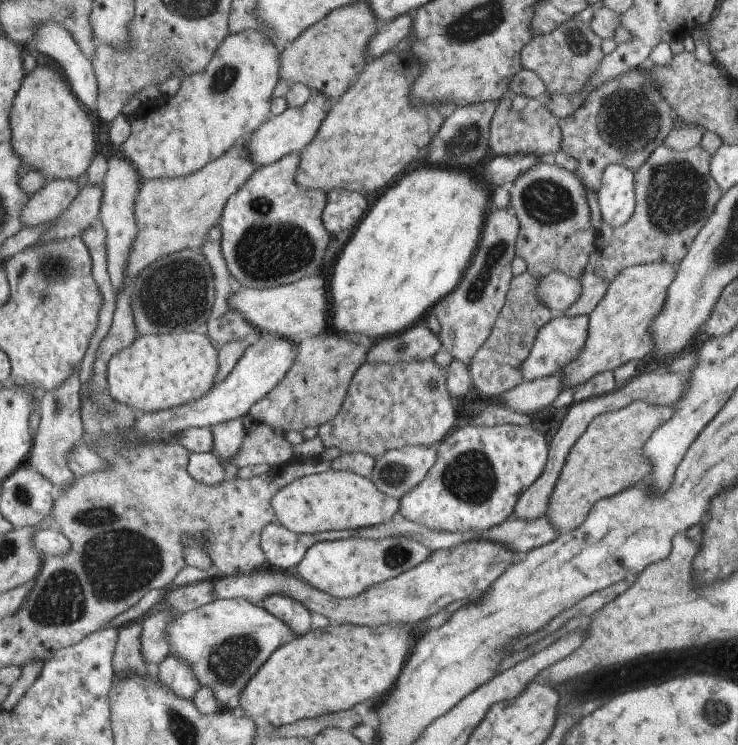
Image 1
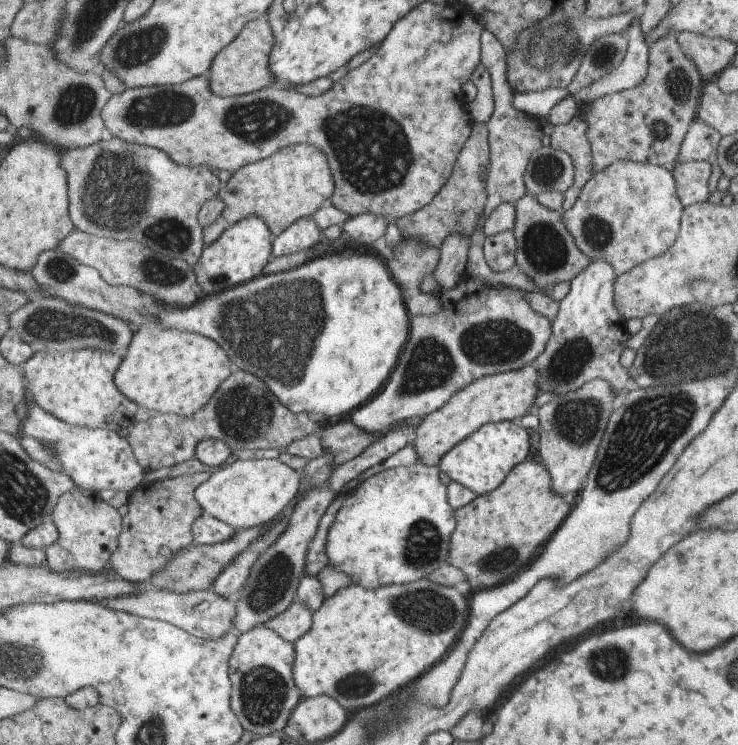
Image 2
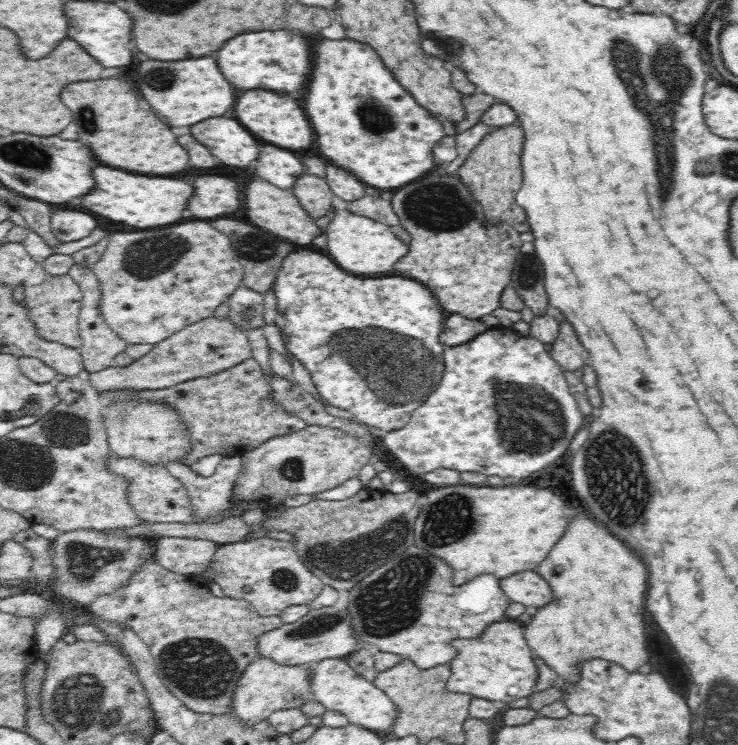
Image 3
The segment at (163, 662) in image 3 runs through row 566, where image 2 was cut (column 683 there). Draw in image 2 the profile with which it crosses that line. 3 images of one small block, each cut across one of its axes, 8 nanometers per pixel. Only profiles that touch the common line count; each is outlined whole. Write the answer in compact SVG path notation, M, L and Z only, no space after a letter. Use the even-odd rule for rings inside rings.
M693 118L693 122L687 128L687 134L683 138L683 146L679 148L677 158L673 162L673 166L685 164L685 162L707 162L711 166L709 194L713 194L717 190L715 186L717 186L719 176L721 176L721 168L717 164L719 140L721 140L721 134L715 128Z

